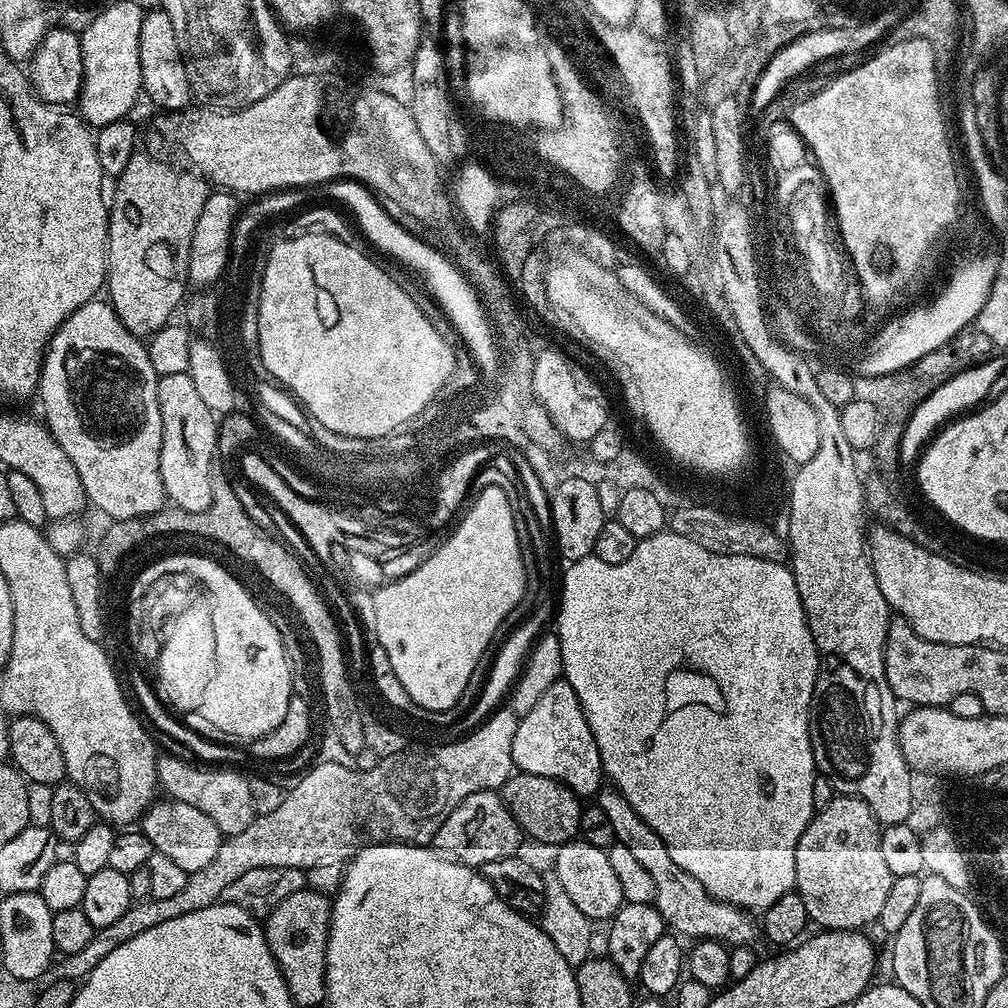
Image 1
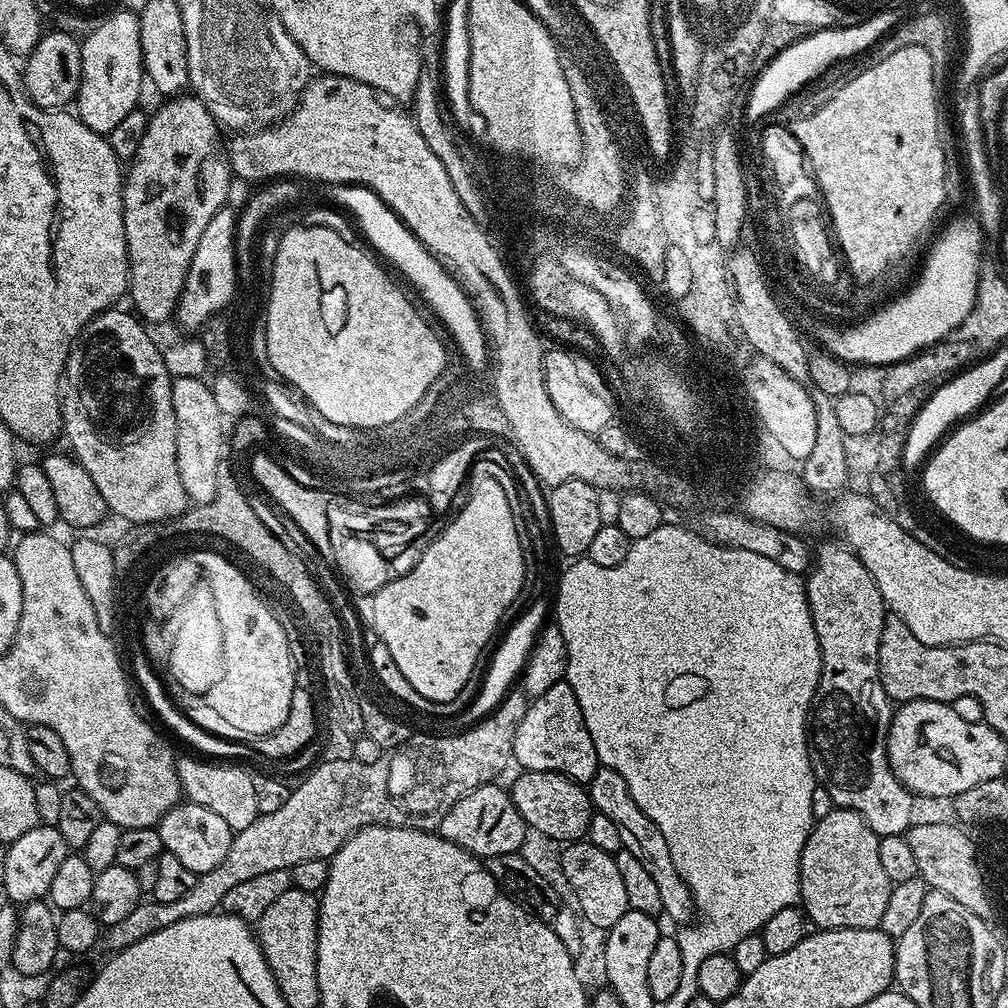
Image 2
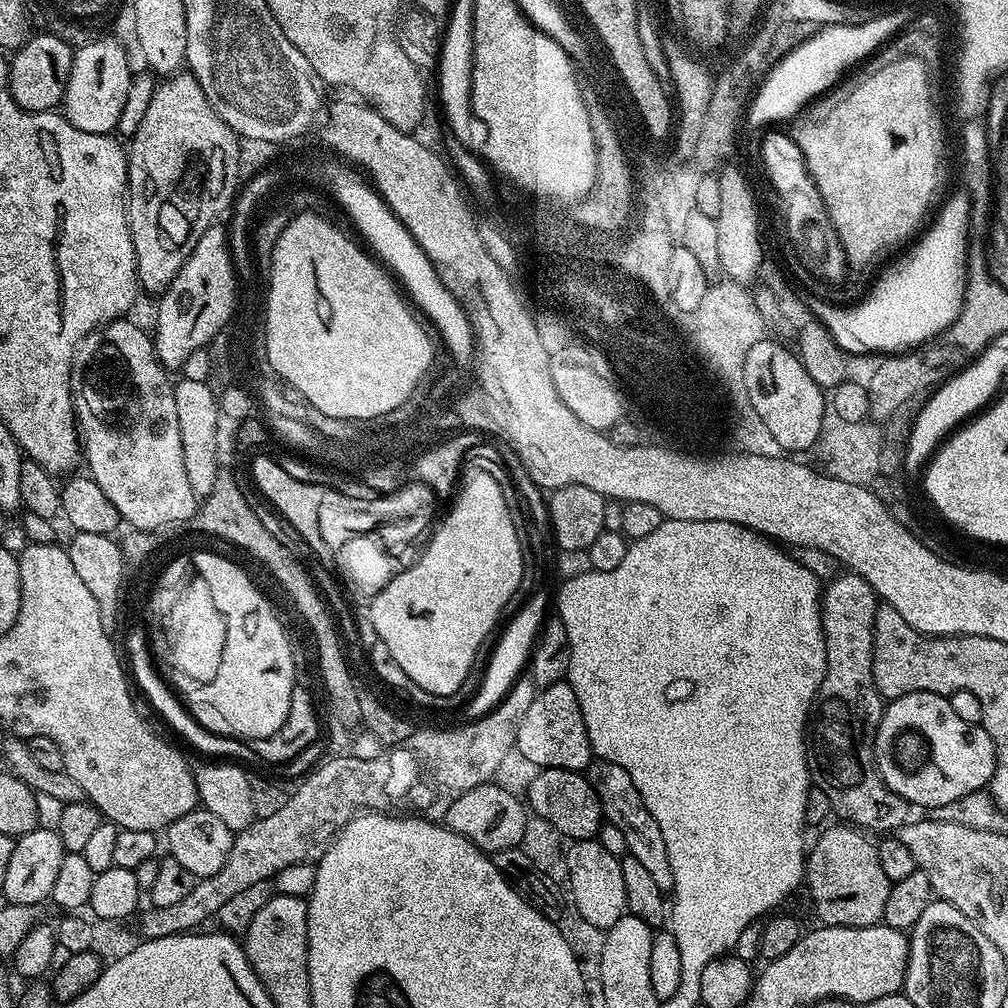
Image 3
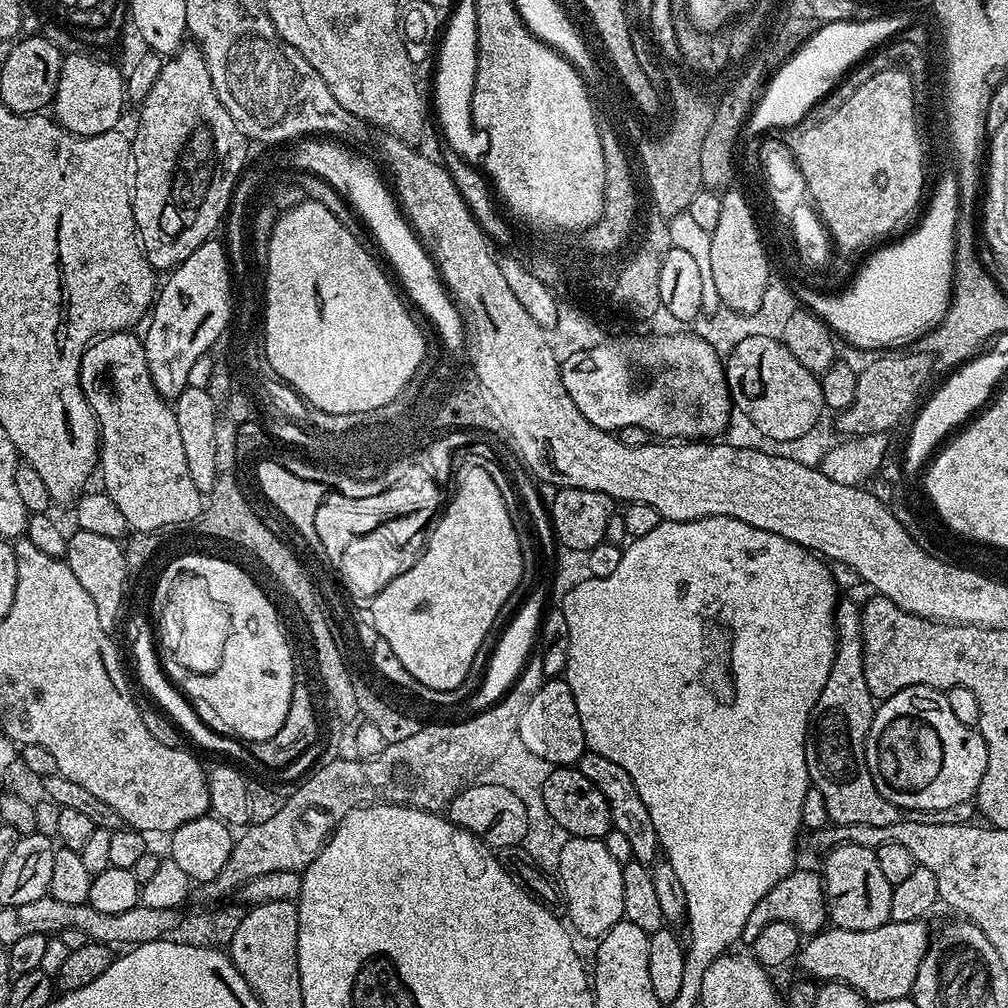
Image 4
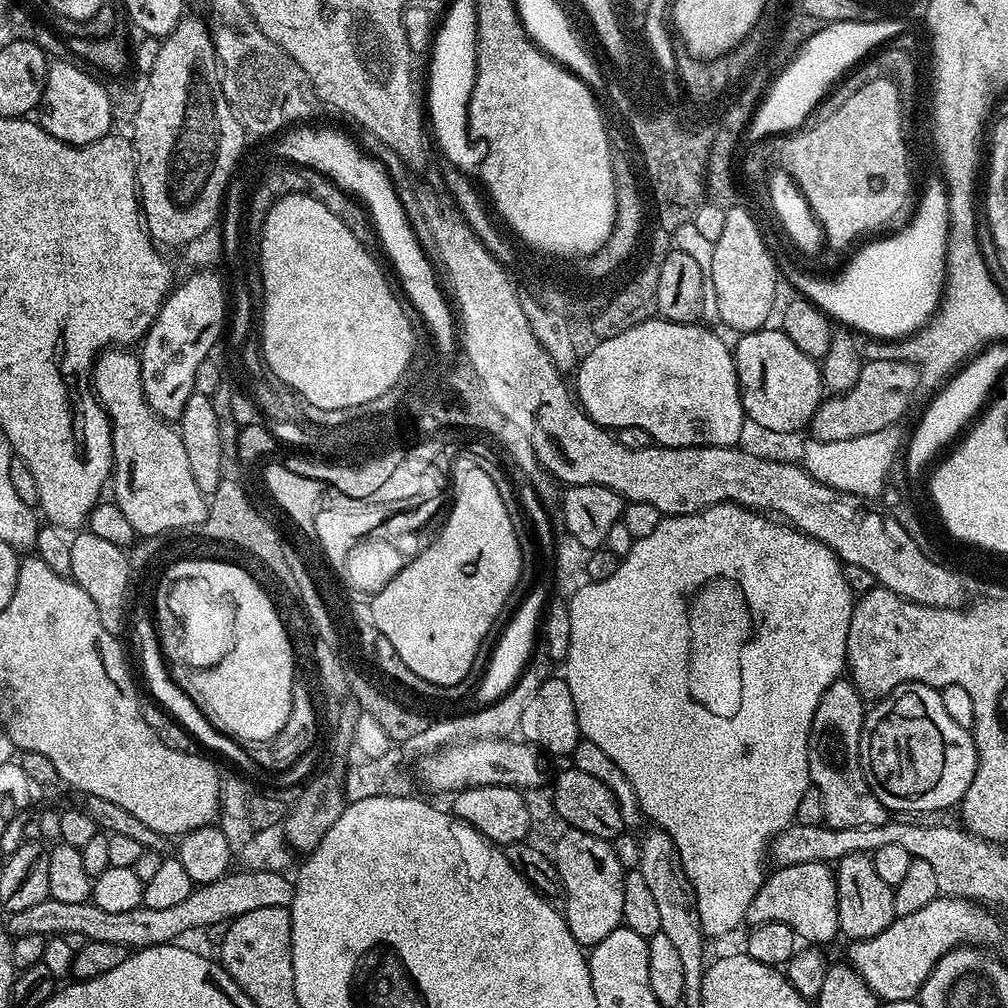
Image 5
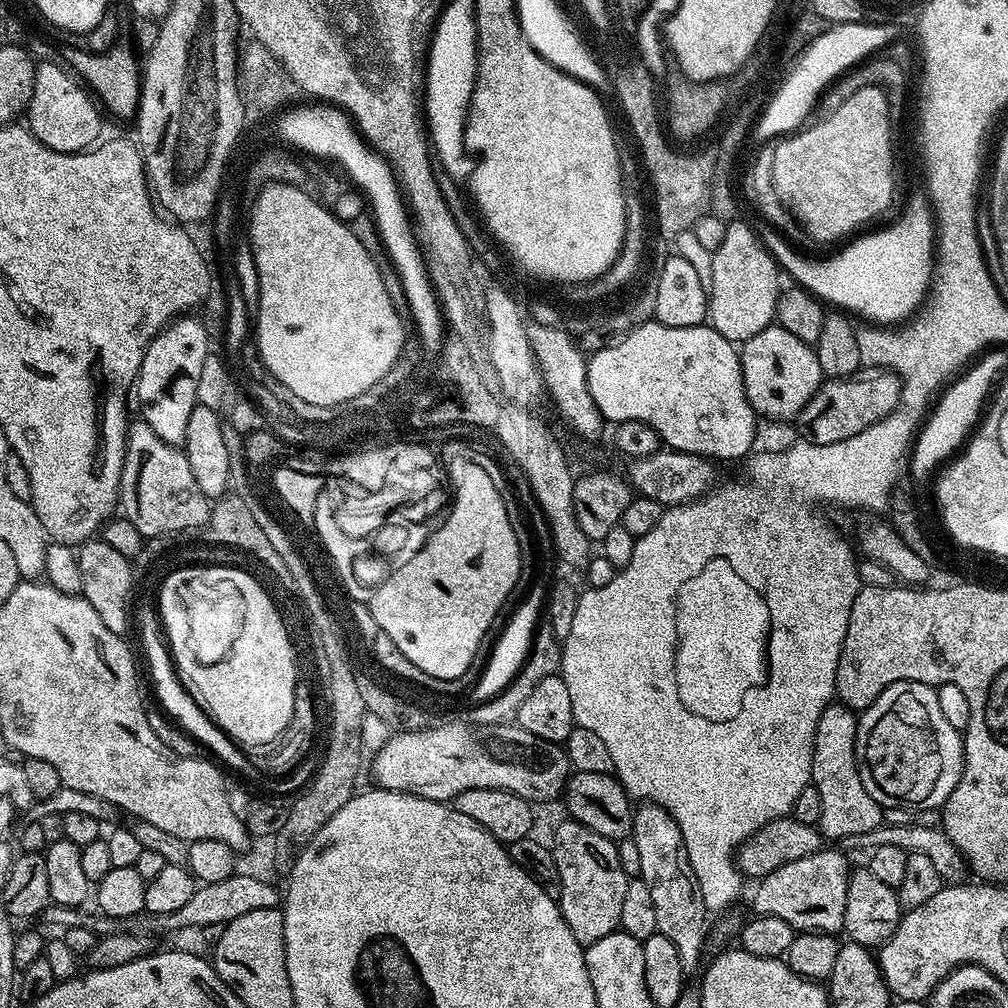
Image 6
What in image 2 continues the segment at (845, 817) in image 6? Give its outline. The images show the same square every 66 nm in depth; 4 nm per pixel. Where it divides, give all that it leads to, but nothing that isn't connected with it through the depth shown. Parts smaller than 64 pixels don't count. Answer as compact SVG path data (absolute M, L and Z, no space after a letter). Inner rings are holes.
M839 543L817 547L814 563L806 573L808 605L820 647L820 681L812 699L808 722L808 757L817 785L830 793L835 807L854 810L879 837L902 836L912 827L910 804L914 796L894 774L888 761L888 731L894 704L882 686L878 666L878 646L882 642L886 605L876 580L870 578L870 570L862 566L847 543Z

